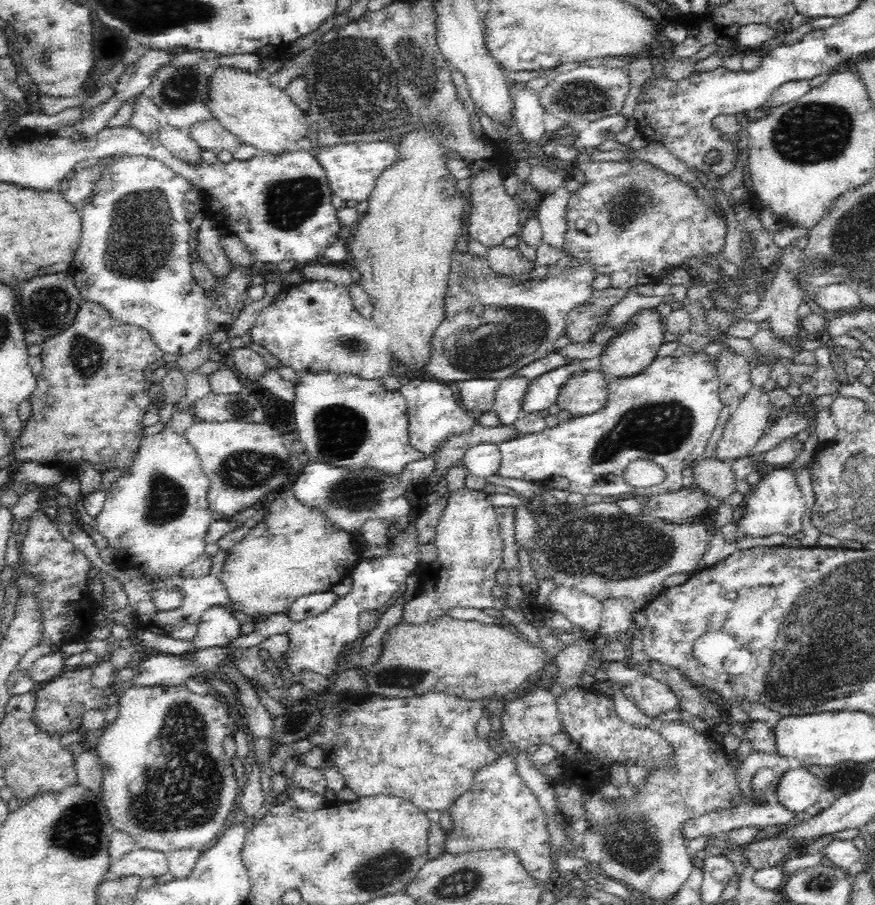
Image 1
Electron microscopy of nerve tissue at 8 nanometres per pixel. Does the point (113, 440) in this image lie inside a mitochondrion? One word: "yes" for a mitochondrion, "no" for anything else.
no

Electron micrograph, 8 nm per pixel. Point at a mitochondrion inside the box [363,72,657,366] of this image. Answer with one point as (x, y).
(578, 96)

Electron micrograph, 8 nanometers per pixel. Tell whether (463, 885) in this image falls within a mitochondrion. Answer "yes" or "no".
yes

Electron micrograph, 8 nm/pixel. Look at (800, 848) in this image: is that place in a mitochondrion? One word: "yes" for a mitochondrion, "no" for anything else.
no

